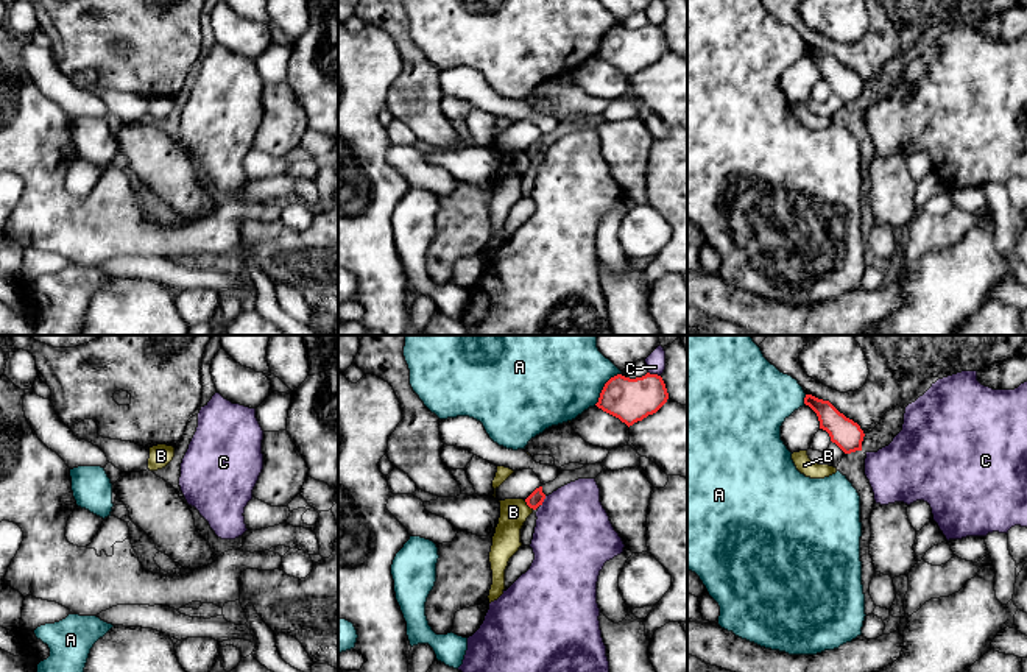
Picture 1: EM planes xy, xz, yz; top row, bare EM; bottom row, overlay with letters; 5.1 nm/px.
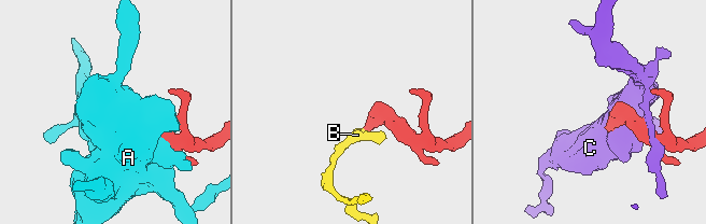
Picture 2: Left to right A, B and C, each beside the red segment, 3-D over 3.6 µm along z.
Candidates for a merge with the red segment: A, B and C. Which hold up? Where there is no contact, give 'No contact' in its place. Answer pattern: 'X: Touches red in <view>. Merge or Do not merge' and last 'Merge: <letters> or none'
A: Touches red in xz. Do not merge
B: Touches red in xz. Do not merge
C: Touches red in xz. Do not merge
Merge: none

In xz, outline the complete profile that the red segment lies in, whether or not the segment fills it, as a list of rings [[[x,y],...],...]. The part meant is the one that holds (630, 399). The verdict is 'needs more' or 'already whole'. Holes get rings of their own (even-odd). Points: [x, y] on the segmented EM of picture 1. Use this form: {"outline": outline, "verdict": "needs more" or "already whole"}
{"outline": [[[617,374],[605,384],[595,405],[630,427],[656,413],[667,399],[665,384],[658,374],[636,379]]], "verdict": "already whole"}

